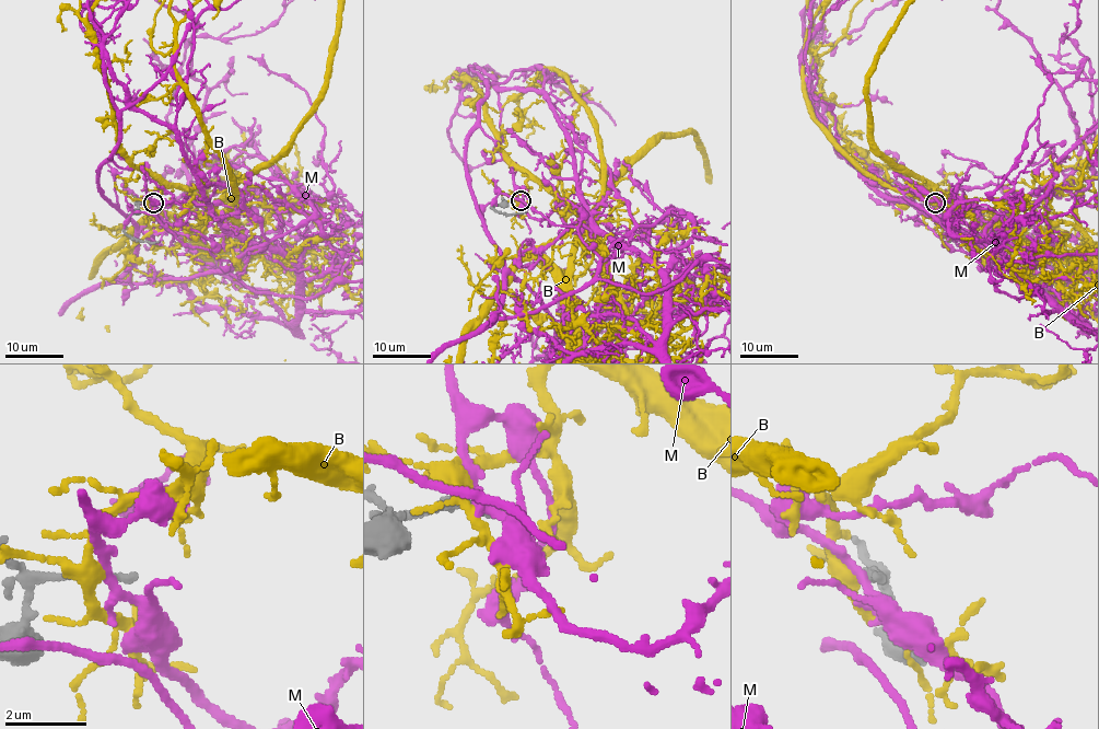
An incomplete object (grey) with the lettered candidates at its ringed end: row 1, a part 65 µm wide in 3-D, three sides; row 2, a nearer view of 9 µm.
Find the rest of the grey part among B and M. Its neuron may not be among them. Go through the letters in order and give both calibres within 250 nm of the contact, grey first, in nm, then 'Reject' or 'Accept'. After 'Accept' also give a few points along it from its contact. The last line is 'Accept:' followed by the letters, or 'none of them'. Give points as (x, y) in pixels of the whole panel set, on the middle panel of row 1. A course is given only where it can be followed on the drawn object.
B: Thickness 300 nm (grey) against 320 nm. Reject
M: Thickness 320 nm (grey) against 200 nm. Reject
Accept: none of them

